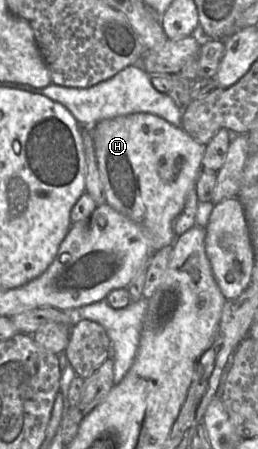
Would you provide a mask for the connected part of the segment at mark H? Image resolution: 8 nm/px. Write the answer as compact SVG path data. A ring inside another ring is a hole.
M133 113L99 121L92 127L91 136L106 203L142 227L150 240L152 255L165 246L173 245L177 238L173 222L182 212L186 195L195 187L202 171L205 146L192 139L182 127L150 113Z

